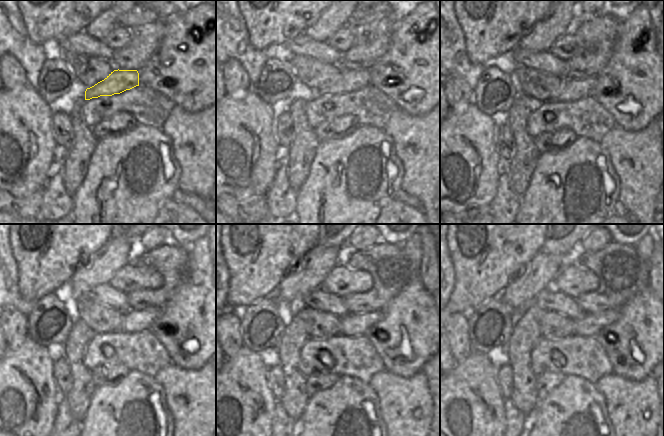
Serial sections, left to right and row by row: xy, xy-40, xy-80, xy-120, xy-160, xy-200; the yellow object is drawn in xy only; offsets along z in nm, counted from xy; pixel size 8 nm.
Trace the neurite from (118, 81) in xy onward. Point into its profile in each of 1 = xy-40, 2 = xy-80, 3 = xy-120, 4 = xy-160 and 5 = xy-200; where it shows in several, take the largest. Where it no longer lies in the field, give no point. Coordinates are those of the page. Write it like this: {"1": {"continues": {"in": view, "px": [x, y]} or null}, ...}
{"1": {"continues": {"in": "xy-40", "px": [349, 80]}}, "2": {"continues": {"in": "xy-80", "px": [586, 81]}}, "3": {"continues": {"in": "xy-120", "px": [122, 321]}}, "4": {"continues": {"in": "xy-160", "px": [351, 324]}}, "5": {"continues": {"in": "xy-200", "px": [590, 324]}}}

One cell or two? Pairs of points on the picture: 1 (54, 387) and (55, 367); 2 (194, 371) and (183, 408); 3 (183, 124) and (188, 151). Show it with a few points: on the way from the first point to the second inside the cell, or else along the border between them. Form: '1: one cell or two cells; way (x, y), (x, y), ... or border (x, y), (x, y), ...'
1: one cell; way (55, 382), (55, 372)
2: one cell; way (192, 380), (190, 400)
3: one cell; way (184, 131), (184, 144)

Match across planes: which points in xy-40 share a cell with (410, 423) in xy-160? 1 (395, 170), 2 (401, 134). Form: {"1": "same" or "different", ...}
{"1": "different", "2": "same"}

